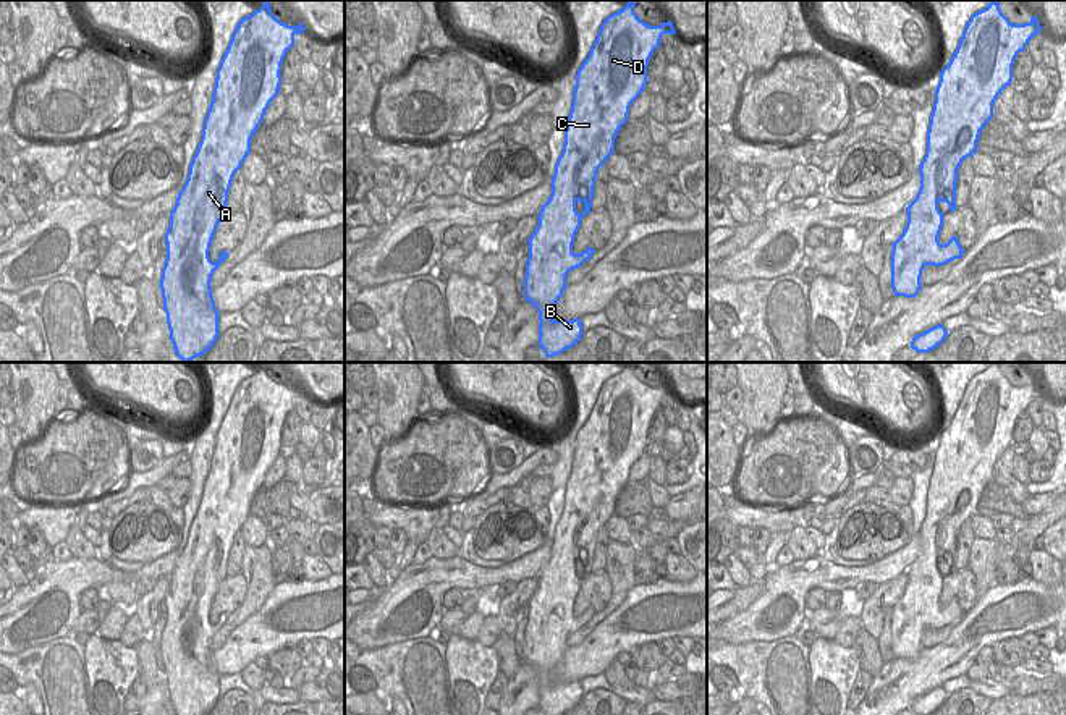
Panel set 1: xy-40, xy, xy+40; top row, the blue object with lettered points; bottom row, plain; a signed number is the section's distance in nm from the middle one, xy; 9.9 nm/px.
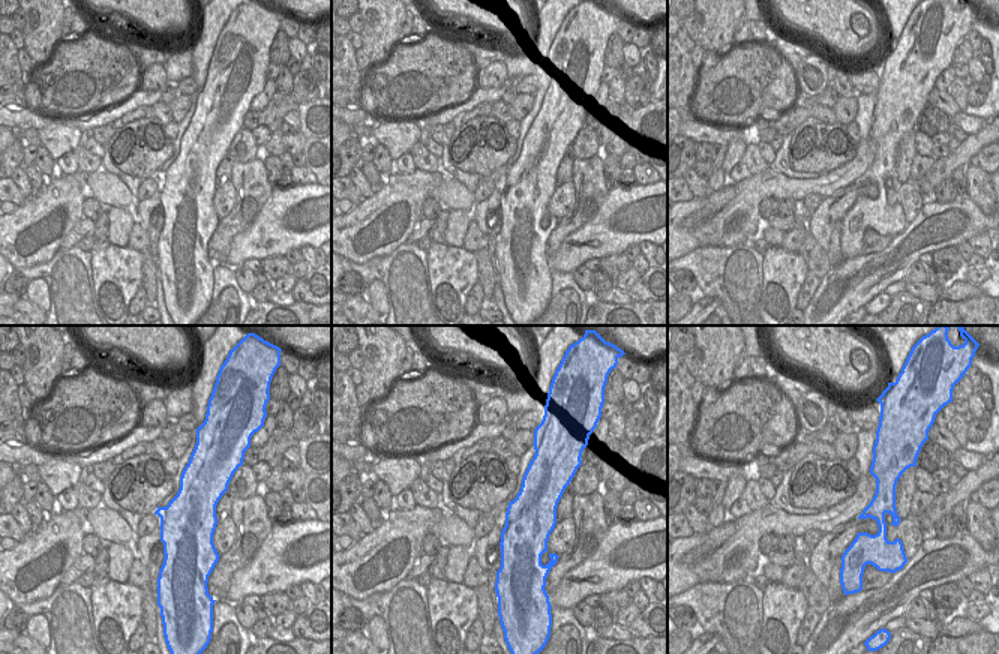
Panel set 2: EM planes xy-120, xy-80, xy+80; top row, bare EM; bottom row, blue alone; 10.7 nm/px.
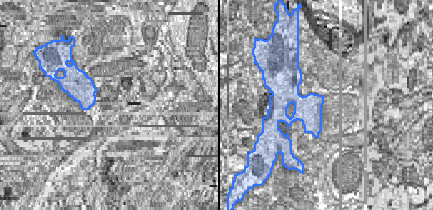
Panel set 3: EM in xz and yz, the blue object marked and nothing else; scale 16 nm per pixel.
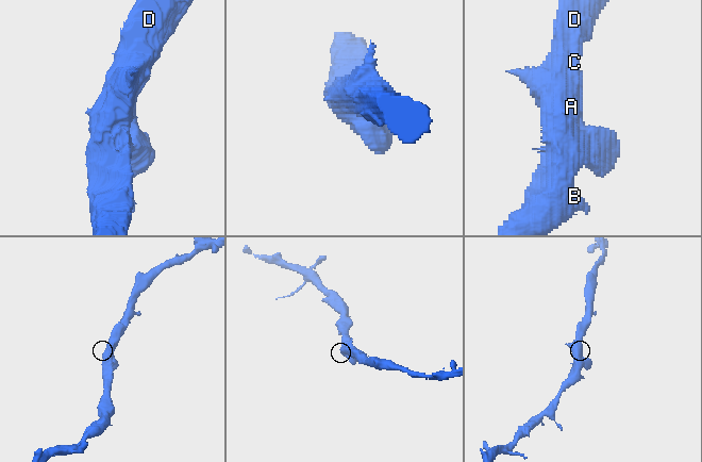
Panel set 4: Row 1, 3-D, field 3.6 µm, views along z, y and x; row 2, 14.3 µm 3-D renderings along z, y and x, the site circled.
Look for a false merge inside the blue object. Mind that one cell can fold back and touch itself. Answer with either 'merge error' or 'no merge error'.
no merge error

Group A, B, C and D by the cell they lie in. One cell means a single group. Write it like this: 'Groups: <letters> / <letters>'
Groups: A B C D.

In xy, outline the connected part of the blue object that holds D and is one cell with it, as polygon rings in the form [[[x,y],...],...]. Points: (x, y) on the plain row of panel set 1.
[[[636,364],[610,377],[600,388],[589,419],[576,437],[573,468],[566,484],[563,514],[556,522],[552,540],[550,561],[537,576],[539,587],[527,602],[529,621],[524,639],[524,662],[539,675],[539,707],[544,715],[563,715],[573,710],[582,696],[579,681],[553,683],[548,671],[555,668],[566,652],[566,637],[581,629],[595,615],[587,610],[581,616],[573,615],[573,605],[581,589],[581,581],[590,574],[594,548],[599,531],[615,514],[615,500],[628,484],[631,466],[647,446],[647,429],[663,396],[676,396],[671,382],[660,388],[650,388],[634,375]]]

